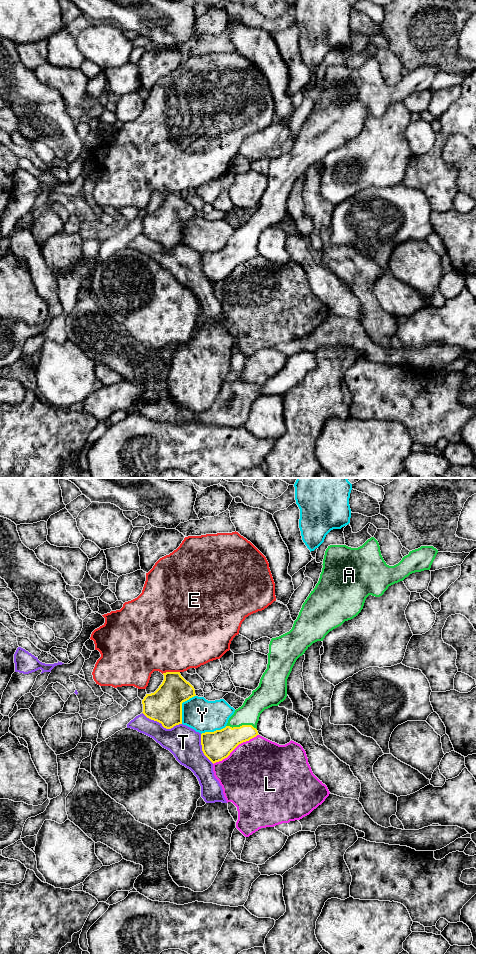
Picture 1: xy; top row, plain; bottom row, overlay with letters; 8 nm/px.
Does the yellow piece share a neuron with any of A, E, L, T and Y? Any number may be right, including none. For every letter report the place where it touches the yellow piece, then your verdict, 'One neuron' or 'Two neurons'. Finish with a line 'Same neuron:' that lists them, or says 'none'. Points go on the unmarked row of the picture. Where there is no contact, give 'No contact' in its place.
A: Touches yellow at xy (241, 246). One neuron
E: Touches yellow at xy (170, 192). Two neurons
L: Touches yellow at xy (235, 267). Two neurons
T: Touches yellow at xy (162, 245). Two neurons
Y: Touches yellow at xy (181, 227). Two neurons
Same neuron: A

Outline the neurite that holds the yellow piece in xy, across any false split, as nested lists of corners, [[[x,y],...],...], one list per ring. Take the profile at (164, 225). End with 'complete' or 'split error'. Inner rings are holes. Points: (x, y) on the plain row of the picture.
[[[180,192],[163,193],[164,200],[159,208],[146,214],[142,220],[143,234],[171,249],[182,244],[182,223],[196,216],[194,207]]]; complete

